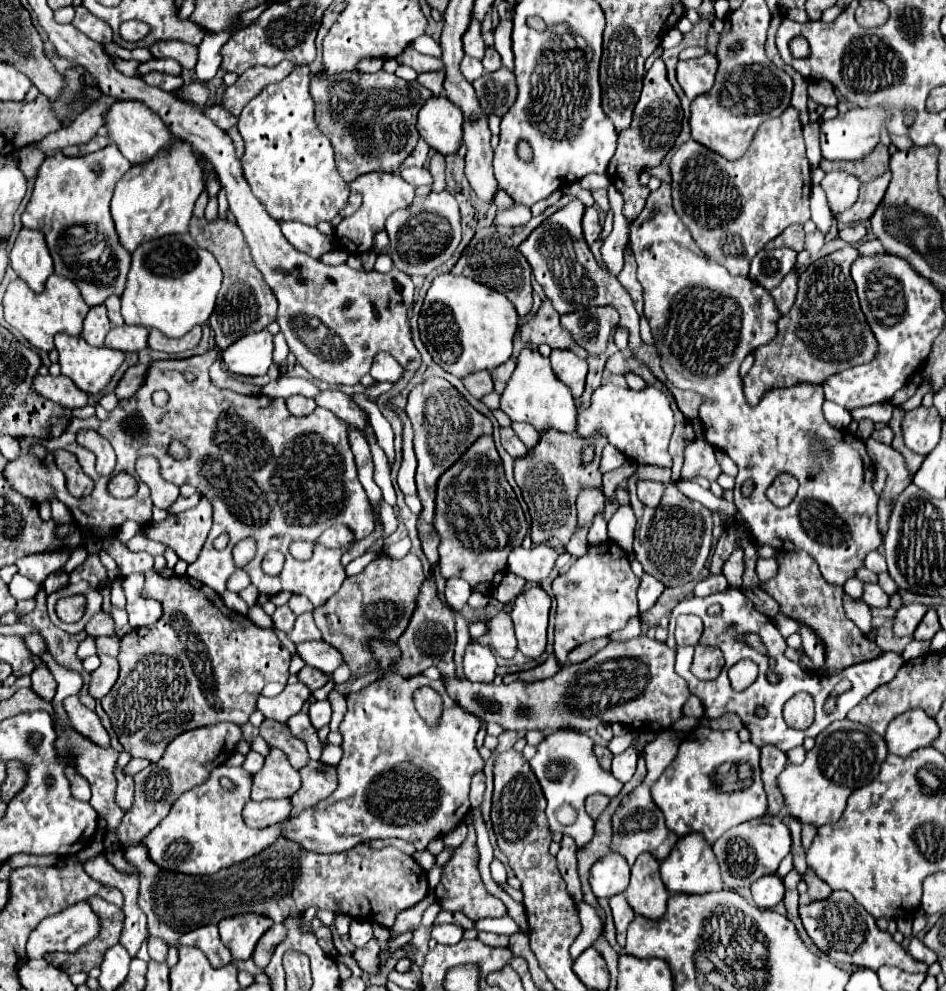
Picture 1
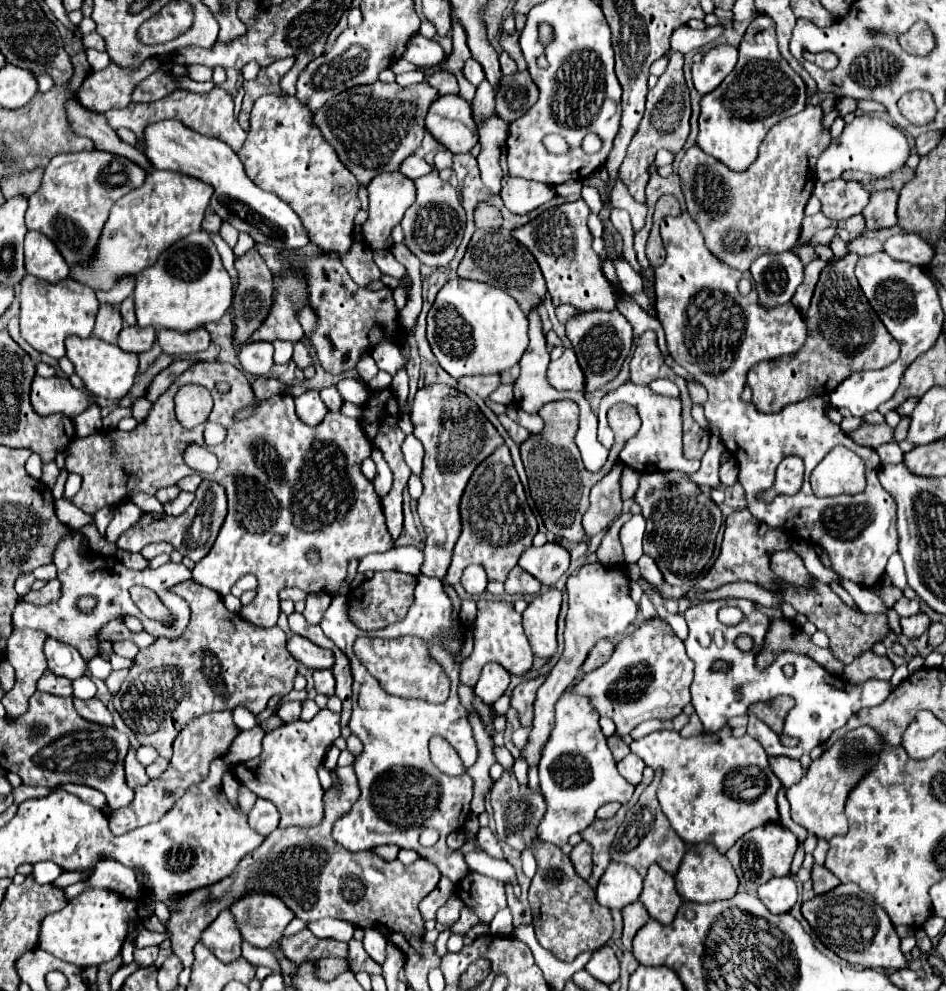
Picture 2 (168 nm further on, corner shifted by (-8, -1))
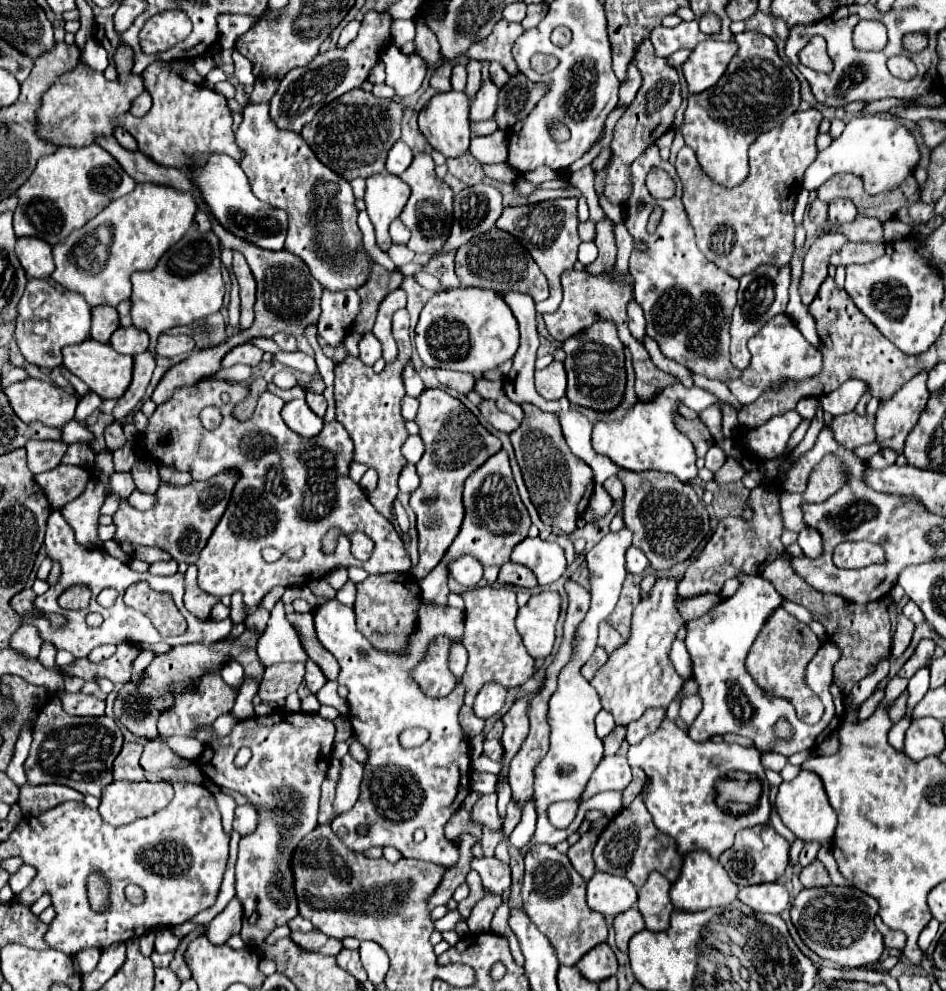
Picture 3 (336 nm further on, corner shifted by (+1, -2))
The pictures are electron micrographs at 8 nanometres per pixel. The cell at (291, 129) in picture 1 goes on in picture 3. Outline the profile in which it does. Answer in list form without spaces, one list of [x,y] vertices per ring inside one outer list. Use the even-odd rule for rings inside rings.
[[[248,103],[244,107],[244,121],[236,131],[236,143],[246,155],[240,167],[252,181],[252,191],[258,199],[284,199],[284,203],[276,205],[286,209],[290,221],[284,249],[302,257],[324,289],[346,291],[362,287],[370,277],[372,259],[364,251],[362,233],[356,225],[358,209],[350,183],[322,165],[300,135],[276,129],[268,111],[266,103]]]

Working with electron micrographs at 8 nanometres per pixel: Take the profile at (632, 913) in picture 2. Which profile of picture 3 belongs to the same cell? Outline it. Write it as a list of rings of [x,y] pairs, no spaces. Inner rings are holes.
[[[636,907],[620,913],[616,919],[614,919],[614,929],[616,929],[616,947],[620,951],[628,951],[628,941],[638,933],[642,931],[646,925],[644,925],[644,919],[640,915],[640,911]]]

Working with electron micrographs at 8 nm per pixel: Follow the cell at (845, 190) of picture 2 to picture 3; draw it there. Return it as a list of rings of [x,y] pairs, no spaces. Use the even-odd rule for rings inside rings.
[[[832,201],[828,209],[828,219],[832,225],[844,225],[856,219],[856,207],[852,201]]]

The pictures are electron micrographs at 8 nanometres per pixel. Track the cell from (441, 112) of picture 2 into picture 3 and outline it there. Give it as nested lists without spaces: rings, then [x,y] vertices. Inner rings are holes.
[[[438,93],[430,99],[426,109],[420,111],[418,115],[418,127],[426,141],[432,145],[432,149],[440,151],[444,157],[460,157],[468,151],[470,145],[470,121],[468,121],[468,111],[470,111],[470,99],[466,93]]]

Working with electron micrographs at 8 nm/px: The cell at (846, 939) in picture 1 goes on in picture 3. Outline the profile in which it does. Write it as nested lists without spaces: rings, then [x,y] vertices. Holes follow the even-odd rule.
[[[828,885],[822,889],[802,889],[790,907],[790,917],[800,939],[810,951],[836,963],[838,967],[860,967],[874,963],[884,951],[882,935],[874,925],[878,901],[854,887]]]

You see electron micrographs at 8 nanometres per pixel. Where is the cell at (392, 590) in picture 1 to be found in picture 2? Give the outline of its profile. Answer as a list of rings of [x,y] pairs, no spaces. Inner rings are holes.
[[[375,572],[373,578],[365,580],[361,586],[349,592],[349,618],[361,630],[377,630],[389,624],[401,622],[413,604],[413,590],[417,578],[403,572]]]

